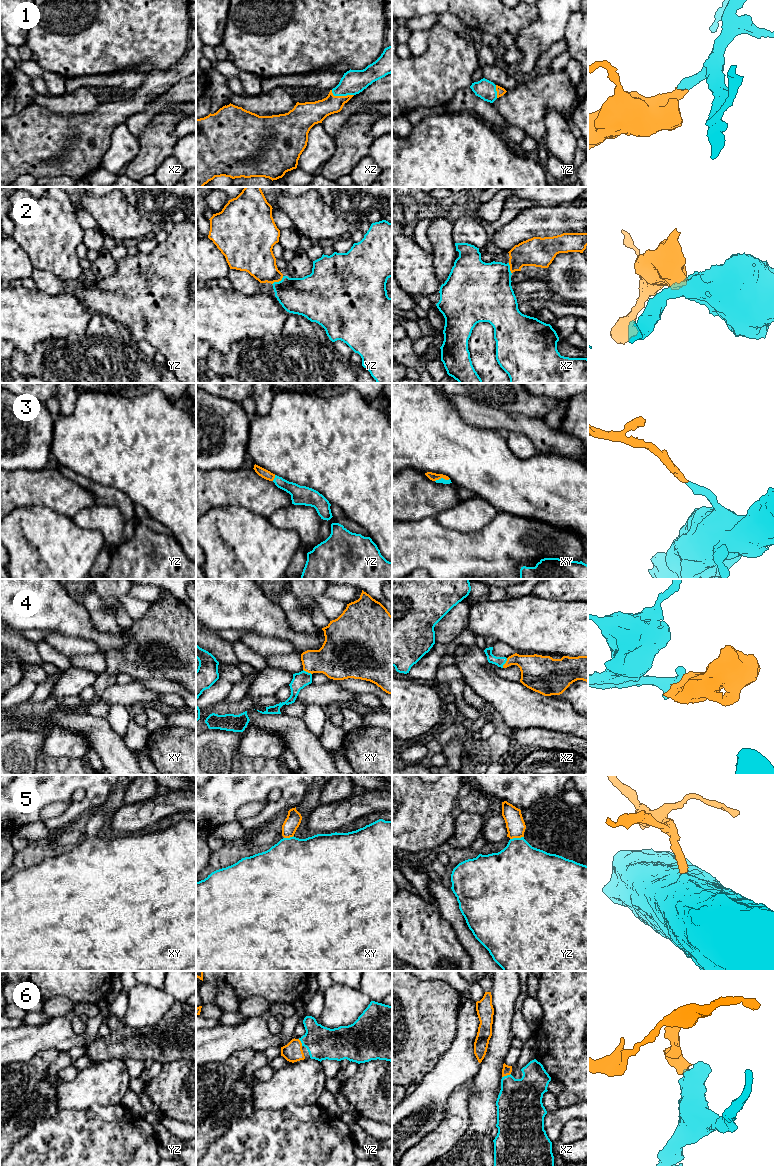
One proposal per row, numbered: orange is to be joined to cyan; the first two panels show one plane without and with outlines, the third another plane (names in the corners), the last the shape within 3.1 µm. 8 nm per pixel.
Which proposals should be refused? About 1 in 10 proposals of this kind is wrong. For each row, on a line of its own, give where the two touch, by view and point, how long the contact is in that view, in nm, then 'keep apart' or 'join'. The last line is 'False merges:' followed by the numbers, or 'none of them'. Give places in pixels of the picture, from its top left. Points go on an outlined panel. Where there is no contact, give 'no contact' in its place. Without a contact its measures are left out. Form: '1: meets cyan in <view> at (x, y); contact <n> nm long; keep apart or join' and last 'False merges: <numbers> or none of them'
1: meets cyan in xz at (341, 95); contact 190 nm long; join
2: meets cyan in yz at (279, 281); contact 120 nm long; keep apart
3: meets cyan in xy at (442, 478); contact 120 nm long; join
4: meets cyan in xz at (505, 662); contact 90 nm long; join
5: meets cyan in yz at (516, 838); contact 110 nm long; join
6: meets cyan in xz at (507, 1075); contact 80 nm long; join
False merges: 2

